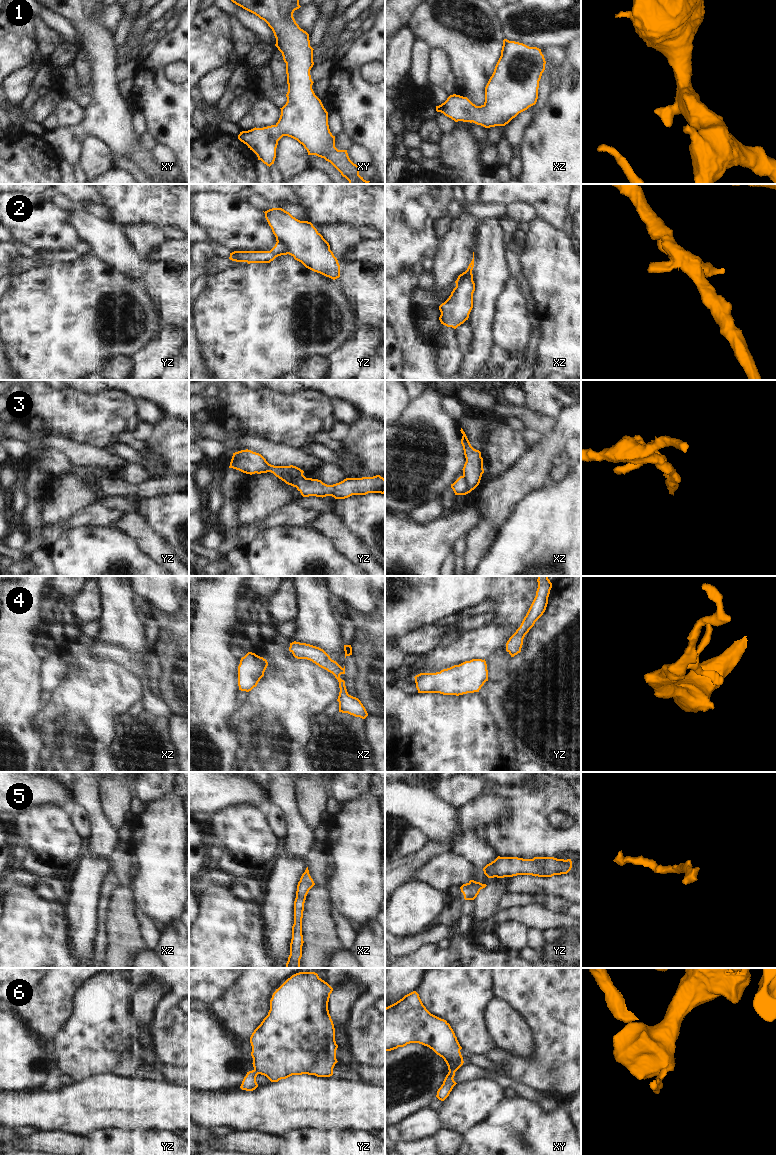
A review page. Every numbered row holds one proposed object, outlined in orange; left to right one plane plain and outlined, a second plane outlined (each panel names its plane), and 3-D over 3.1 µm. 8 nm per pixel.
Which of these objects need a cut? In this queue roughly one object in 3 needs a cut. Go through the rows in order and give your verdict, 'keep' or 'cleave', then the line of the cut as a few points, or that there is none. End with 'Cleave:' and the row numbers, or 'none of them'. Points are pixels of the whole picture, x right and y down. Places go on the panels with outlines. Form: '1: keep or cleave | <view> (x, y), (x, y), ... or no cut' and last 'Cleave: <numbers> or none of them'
1: keep | no cut
2: cleave | yz (277, 241), (286, 246), (288, 253)
3: cleave | yz (291, 472), (294, 475), (302, 474)
4: keep | no cut
5: keep | no cut
6: cleave | xy (449, 1071), (454, 1072)
Cleave: 2, 3, 6

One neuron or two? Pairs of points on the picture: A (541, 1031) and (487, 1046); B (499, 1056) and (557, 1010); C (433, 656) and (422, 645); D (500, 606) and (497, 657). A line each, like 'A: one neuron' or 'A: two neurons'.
A: two neurons
B: two neurons
C: two neurons
D: one neuron

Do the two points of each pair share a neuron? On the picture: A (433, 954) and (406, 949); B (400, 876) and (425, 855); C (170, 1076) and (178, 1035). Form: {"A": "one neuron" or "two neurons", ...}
{"A": "two neurons", "B": "one neuron", "C": "two neurons"}

